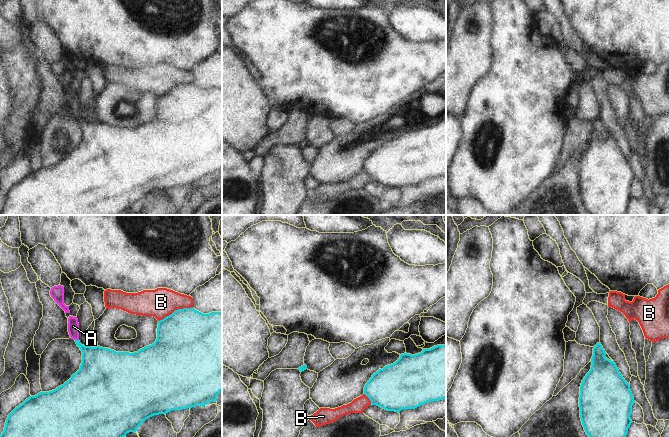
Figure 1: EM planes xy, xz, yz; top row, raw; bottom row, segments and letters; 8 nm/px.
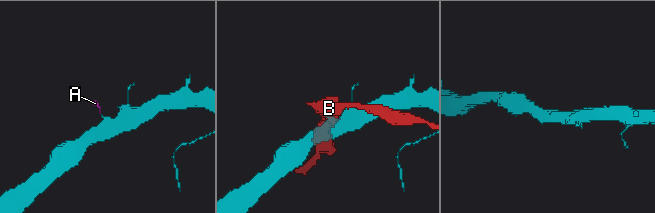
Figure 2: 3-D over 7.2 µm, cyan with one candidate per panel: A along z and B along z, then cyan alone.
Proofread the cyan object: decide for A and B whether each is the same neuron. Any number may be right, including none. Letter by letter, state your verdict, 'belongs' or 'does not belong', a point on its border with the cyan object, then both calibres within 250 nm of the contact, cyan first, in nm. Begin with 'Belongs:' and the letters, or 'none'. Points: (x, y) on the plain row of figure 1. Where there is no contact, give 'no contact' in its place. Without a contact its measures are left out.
Belongs: A
A: belongs | xy (77, 116) | 260/100 nm
B: does not belong | xy (175, 86) | 480/240 nm

